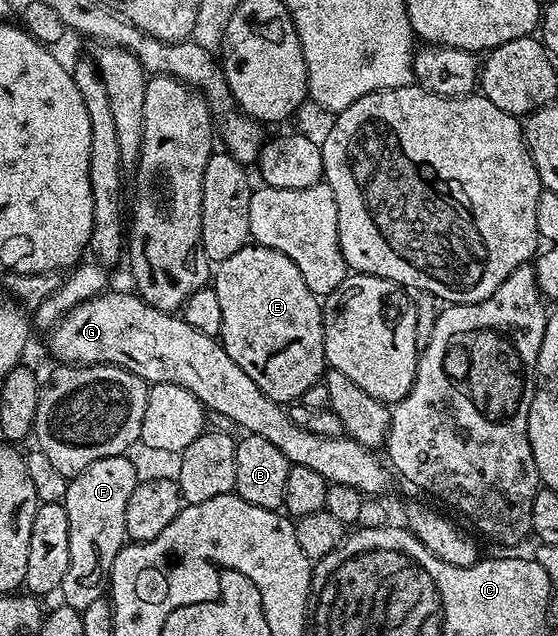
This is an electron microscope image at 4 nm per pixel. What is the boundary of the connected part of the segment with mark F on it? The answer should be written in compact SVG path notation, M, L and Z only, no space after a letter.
M130 455L110 456L93 462L81 474L70 477L67 481L67 493L62 505L69 518L69 570L65 570L65 578L61 582L59 592L63 596L62 603L66 607L77 610L80 614L85 606L104 599L111 579L111 567L129 537L125 530L125 510L129 507L129 494L133 494L137 483L135 464L130 460Z

